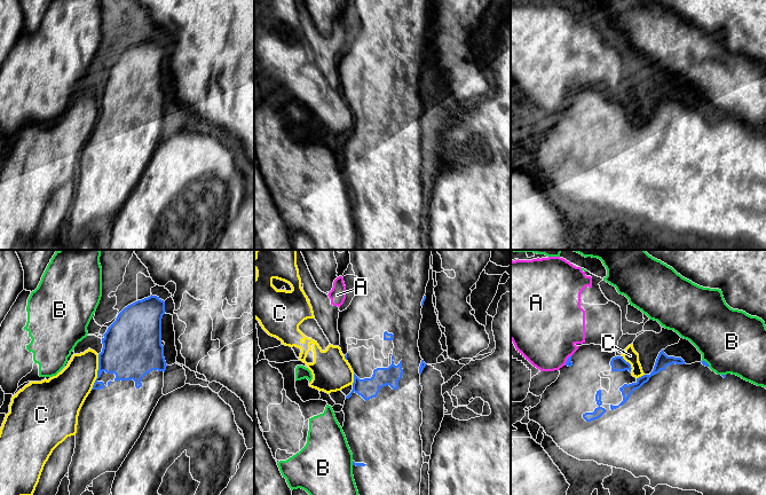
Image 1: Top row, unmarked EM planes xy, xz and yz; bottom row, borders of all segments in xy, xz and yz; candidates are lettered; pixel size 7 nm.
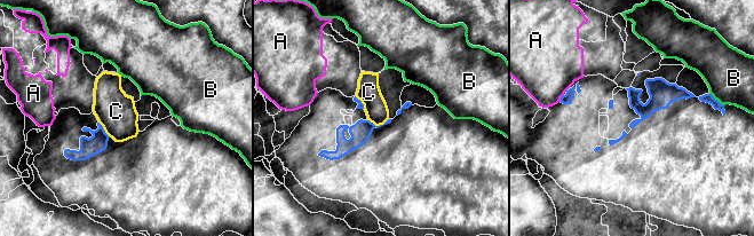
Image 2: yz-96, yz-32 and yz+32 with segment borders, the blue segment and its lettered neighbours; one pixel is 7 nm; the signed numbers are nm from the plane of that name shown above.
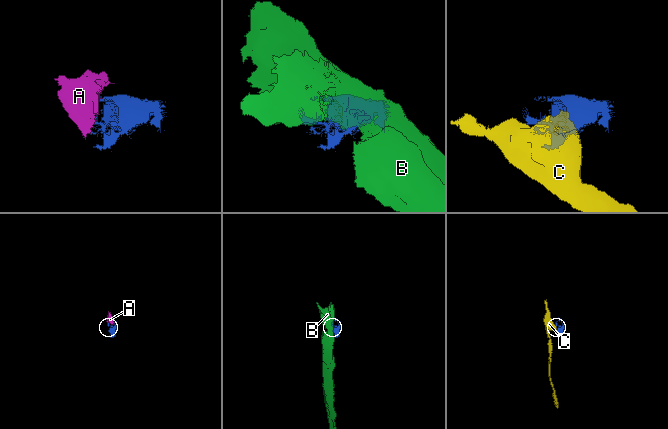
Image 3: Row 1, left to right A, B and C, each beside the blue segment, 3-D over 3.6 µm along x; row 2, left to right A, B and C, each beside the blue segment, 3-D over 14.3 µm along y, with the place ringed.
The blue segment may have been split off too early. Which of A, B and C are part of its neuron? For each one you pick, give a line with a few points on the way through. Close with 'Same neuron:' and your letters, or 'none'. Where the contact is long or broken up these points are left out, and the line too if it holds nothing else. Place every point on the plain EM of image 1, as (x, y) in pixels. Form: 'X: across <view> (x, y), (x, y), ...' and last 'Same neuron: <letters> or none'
Same neuron: none

